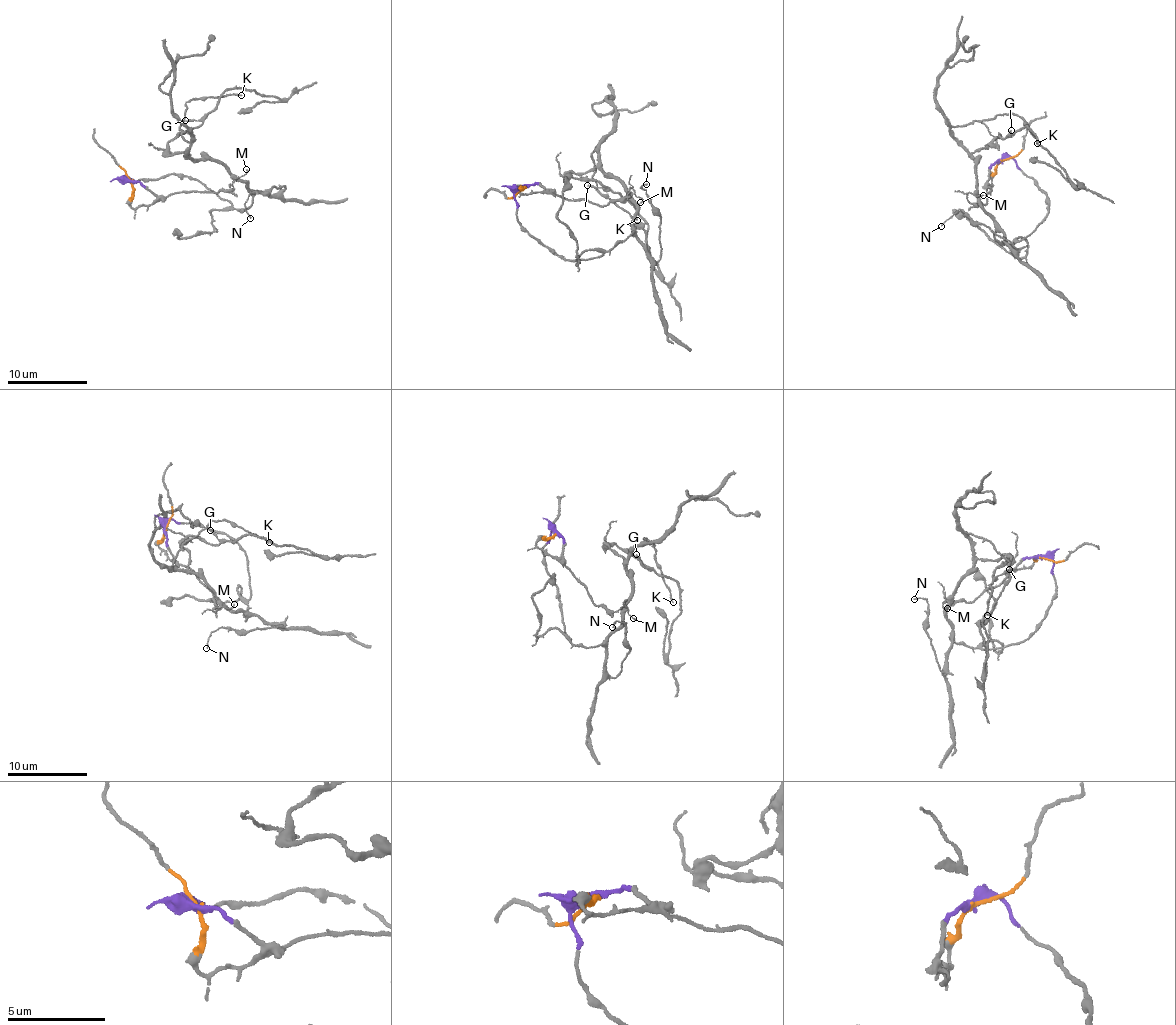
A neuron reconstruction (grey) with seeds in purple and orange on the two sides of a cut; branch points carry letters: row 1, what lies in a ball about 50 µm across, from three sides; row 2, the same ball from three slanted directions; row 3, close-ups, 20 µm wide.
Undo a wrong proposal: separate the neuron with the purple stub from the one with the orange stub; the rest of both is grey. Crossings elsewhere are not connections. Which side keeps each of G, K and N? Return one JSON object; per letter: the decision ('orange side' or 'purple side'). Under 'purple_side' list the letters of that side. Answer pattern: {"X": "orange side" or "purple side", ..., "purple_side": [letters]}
{"G": "purple side", "K": "purple side", "N": "purple side", "purple_side": ["G", "K", "N"]}

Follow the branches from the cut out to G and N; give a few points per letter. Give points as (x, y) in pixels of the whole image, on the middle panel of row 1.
G: (520, 189), (529, 233), (592, 259), (635, 229), (636, 208), (598, 167), (570, 175), (604, 186), (586, 186)
N: (520, 189), (517, 219), (557, 255), (598, 258), (633, 232), (658, 260), (660, 212), (641, 186), (646, 184)

